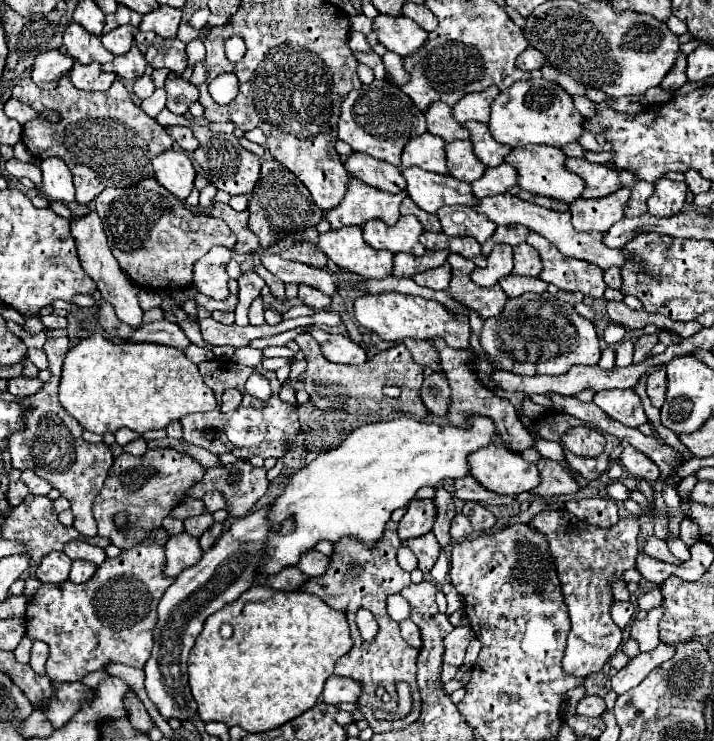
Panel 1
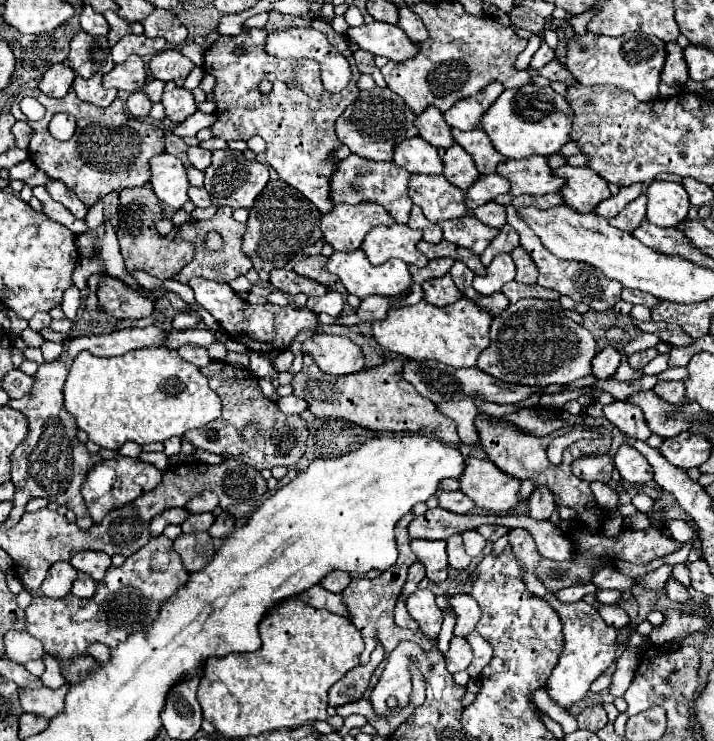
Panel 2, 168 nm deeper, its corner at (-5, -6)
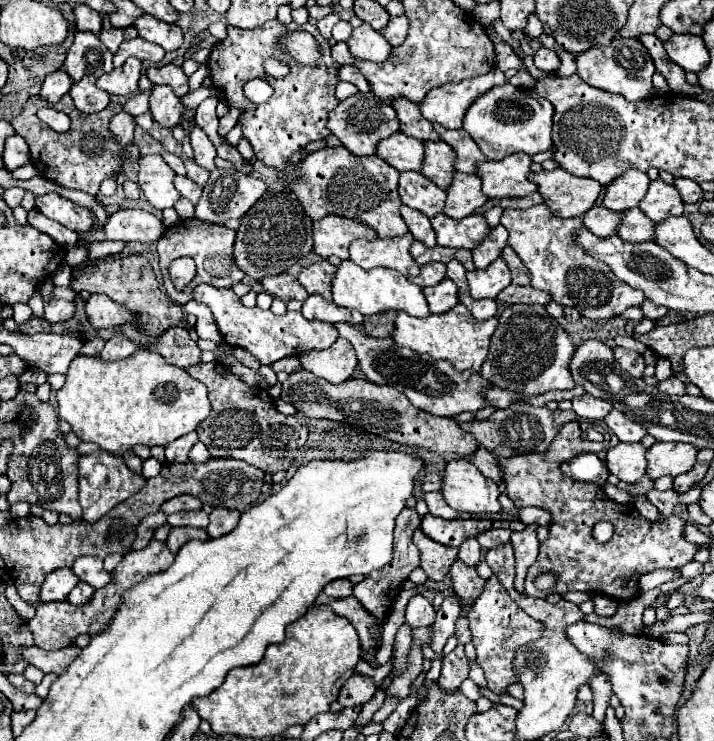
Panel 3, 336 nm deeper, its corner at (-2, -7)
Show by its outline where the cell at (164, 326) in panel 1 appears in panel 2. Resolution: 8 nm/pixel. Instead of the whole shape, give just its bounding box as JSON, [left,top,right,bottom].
[65,326,165,358]

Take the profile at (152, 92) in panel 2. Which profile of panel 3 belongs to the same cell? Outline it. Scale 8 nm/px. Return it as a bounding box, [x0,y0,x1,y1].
[124,87,154,115]

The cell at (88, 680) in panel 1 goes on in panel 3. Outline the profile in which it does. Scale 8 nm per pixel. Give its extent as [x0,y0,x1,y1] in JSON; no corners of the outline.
[20,645,82,675]

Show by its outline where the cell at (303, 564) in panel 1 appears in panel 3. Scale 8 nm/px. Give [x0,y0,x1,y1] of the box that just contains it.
[324,579,352,597]

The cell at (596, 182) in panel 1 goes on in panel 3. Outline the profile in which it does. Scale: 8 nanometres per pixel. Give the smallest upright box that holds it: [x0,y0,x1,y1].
[532,169,602,217]

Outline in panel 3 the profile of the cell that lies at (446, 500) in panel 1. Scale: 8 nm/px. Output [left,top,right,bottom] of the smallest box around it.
[450,559,484,615]

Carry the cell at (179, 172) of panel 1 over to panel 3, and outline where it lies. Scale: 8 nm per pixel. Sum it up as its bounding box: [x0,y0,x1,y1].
[138,155,180,209]

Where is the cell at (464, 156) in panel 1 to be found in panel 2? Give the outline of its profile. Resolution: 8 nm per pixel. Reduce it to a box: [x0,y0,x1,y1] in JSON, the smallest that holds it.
[439,144,479,190]

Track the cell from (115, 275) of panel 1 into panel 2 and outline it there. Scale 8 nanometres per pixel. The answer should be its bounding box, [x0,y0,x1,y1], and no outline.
[97,276,153,318]

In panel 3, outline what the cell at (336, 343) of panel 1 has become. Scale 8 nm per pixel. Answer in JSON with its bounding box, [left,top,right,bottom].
[298,337,358,383]

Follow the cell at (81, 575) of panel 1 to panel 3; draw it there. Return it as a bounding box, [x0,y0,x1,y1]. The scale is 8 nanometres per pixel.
[68,581,94,605]

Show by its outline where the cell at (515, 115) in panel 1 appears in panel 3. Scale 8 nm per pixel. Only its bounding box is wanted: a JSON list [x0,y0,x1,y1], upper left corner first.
[462,83,554,161]

